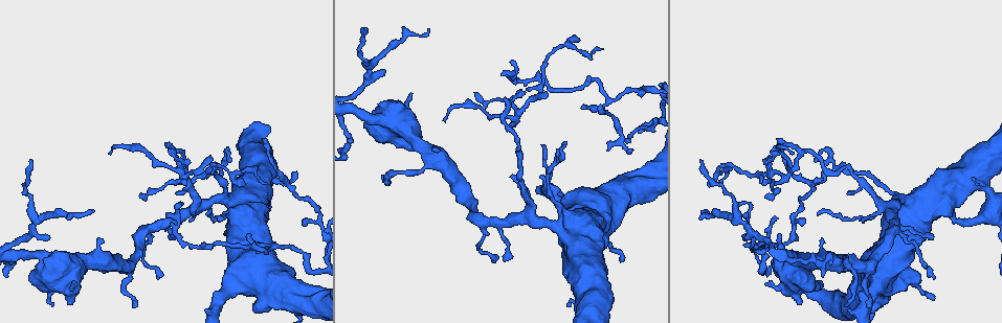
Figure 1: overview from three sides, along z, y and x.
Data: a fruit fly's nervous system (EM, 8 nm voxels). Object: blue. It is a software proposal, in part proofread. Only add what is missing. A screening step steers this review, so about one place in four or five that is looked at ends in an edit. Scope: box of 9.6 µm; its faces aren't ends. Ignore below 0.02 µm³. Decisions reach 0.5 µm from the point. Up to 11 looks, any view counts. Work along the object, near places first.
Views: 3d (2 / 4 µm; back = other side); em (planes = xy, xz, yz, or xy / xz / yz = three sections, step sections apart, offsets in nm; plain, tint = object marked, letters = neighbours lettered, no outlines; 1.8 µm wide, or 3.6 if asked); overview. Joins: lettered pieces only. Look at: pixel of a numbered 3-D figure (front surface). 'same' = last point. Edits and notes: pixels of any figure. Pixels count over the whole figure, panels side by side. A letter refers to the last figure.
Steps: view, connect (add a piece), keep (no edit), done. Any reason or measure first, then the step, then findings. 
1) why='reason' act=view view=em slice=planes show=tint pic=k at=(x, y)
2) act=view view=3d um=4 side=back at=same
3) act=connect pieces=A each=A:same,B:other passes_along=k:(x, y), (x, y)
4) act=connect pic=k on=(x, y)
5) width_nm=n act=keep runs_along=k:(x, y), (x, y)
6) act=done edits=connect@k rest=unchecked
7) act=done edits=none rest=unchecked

why='sudden change in width' act=view view=3d um=4 pic=1 at=(971, 226)

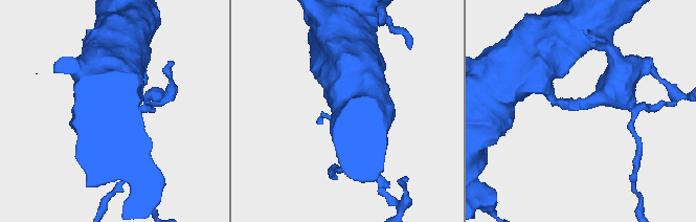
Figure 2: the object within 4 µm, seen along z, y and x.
act=view view=em slice=xz step=8 show=tint pic=2 at=(580, 108)

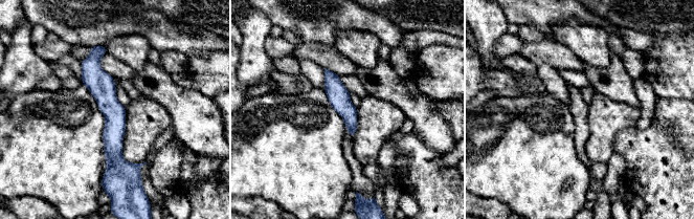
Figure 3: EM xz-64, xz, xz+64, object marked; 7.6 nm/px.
why='cut it another way' act=view view=em slice=planes show=letters at=same

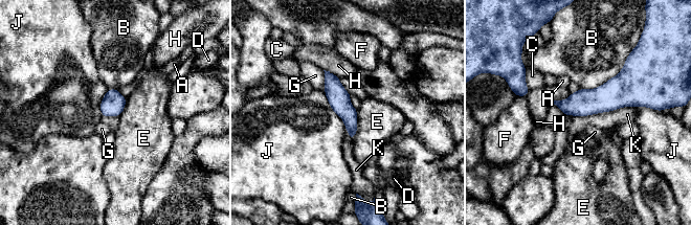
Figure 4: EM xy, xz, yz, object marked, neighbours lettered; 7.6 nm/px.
act=keep each=A:other,B:other,C:other,D:other,E:other,F:other,G:other,H:other,J:other,K:other border=4:(633, 106), (573, 116) found='none of them fits'

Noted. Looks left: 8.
why='branch stops here' act=view view=em um=3.6 slice=xy step=4 show=letters pic=1 at=(52, 304)

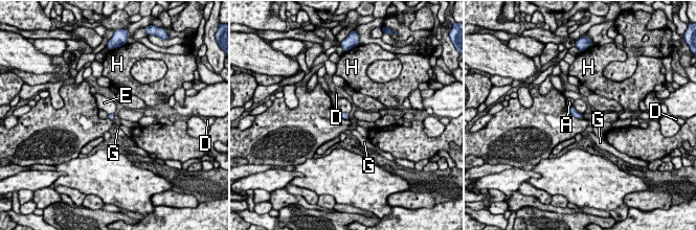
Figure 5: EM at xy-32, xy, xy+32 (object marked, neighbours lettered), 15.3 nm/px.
act=view view=em um=3.6 slice=planes show=letters at=same

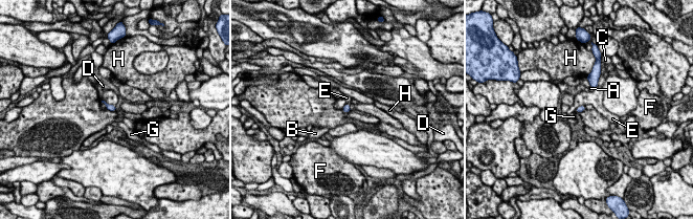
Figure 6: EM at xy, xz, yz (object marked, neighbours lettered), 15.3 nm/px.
act=keep each=A:other,B:other,C:other,D:other,E:other,F:other,G:other,H:other border=6:(102, 100), (114, 106) found='none of them fits'

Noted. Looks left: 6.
why='tapers out' act=view view=em um=3.6 slice=xz step=4 show=letters pic=1 at=(850, 192)

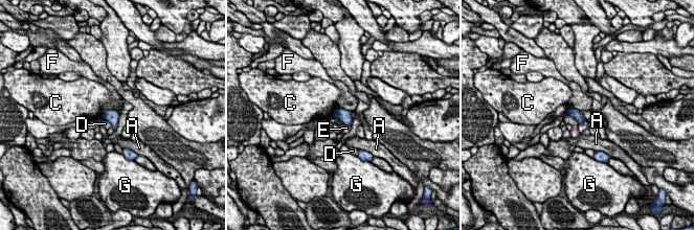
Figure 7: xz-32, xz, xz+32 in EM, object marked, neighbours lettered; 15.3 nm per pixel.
why='another direction' act=view view=em um=3.6 slice=planes show=letters at=same

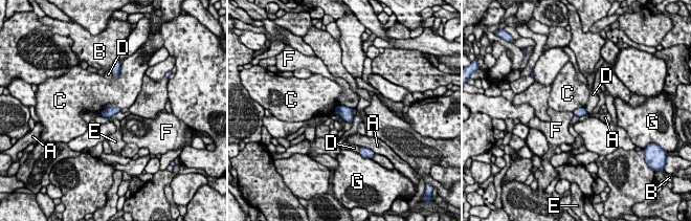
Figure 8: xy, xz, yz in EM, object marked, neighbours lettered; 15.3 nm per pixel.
width_nm=140 act=keep each=A:other,B:other,C:other,D:other,E:other,F:other,G:other border=8:(120, 109), (106, 108), (101, 112) found='none of them fits'

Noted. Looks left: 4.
why='tapers out' act=view view=em slice=planes show=letters pic=1 at=(445, 122)

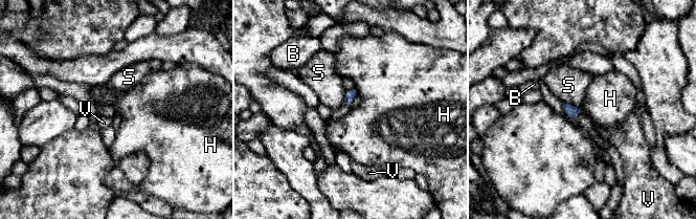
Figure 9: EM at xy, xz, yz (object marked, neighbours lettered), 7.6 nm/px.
act=keep each=B:other,H:other,S:other,V:other border=9:(354, 87), (358, 94) found='no lettered piece goes on from it'

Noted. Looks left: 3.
act=done edits=none rest=unchecked

